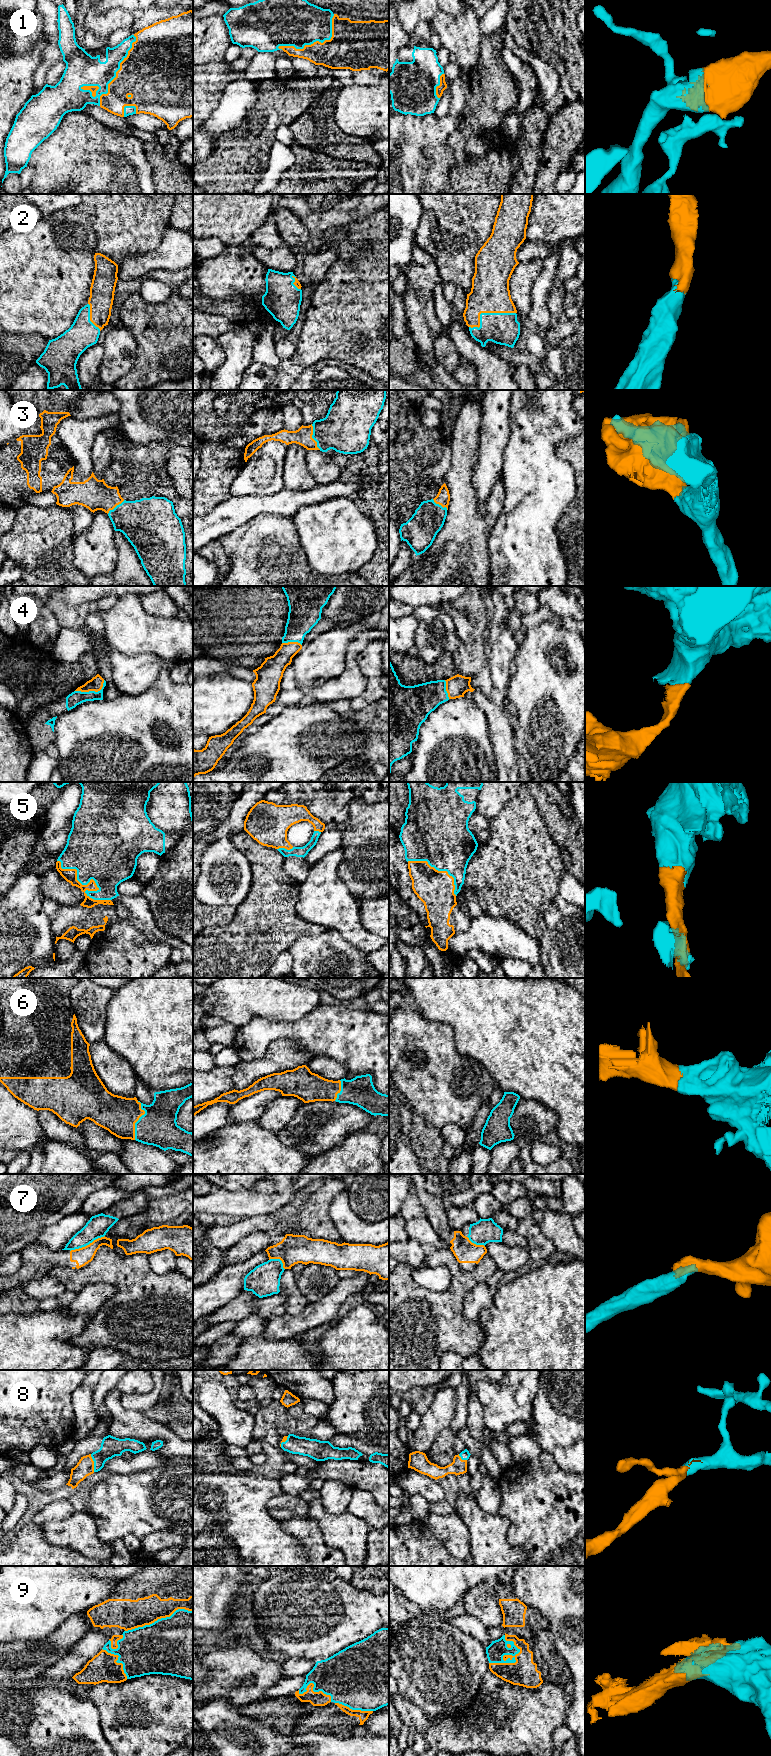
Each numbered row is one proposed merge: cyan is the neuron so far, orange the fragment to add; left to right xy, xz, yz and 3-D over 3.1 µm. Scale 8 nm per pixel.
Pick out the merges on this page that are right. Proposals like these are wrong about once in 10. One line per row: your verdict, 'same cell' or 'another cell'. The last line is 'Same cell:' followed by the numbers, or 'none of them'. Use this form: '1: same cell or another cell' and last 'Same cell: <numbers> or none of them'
1: same cell
2: same cell
3: same cell
4: same cell
5: same cell
6: same cell
7: another cell
8: same cell
9: same cell
Same cell: 1, 2, 3, 4, 5, 6, 8, 9

